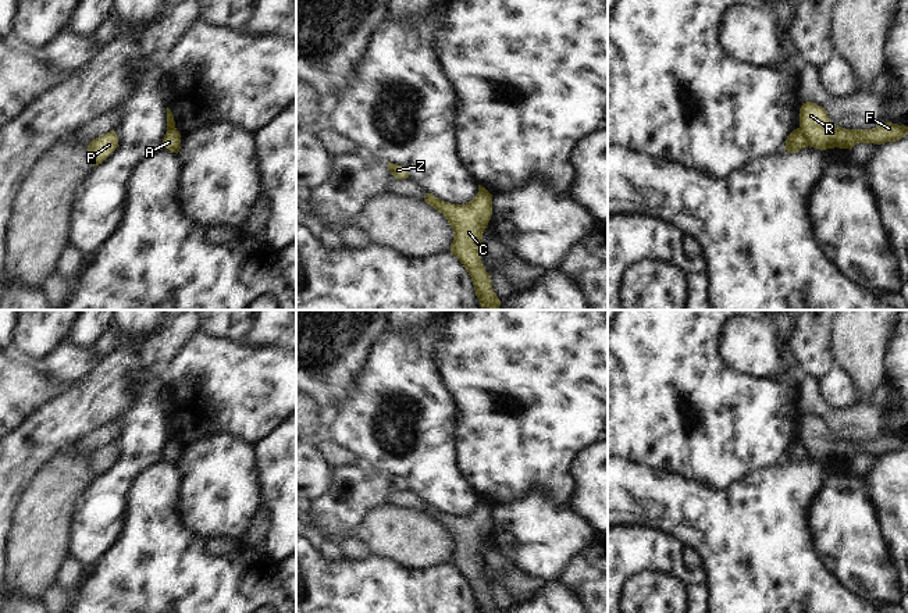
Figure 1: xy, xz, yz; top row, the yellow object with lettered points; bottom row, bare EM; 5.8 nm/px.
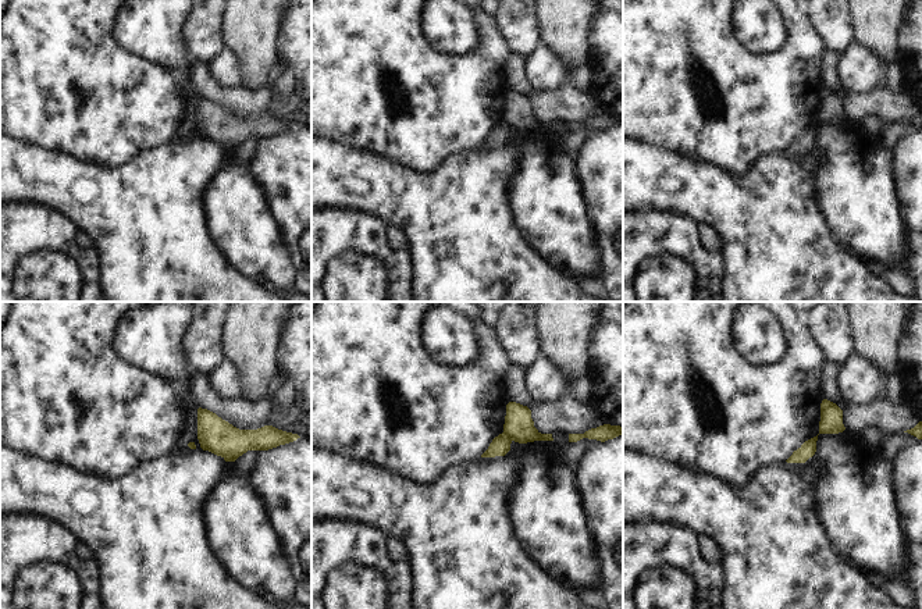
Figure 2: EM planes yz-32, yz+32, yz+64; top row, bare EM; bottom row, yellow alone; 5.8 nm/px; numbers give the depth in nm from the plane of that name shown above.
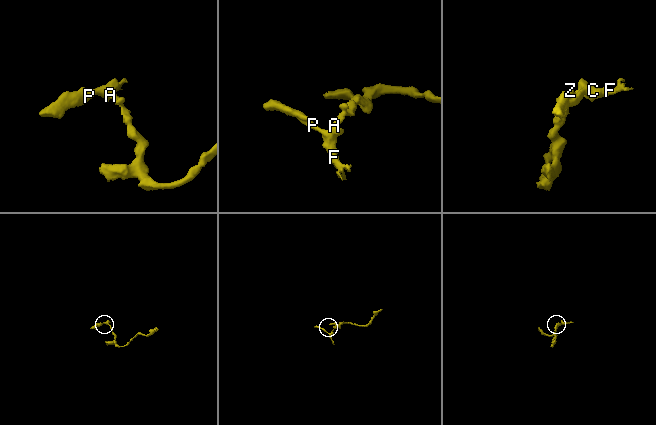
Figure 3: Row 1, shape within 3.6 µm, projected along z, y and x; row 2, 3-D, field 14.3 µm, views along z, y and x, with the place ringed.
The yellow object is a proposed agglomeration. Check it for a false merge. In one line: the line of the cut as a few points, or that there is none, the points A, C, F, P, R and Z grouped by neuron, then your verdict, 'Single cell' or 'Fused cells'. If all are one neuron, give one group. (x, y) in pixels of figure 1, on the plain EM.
Split along yz (798, 439), (808, 456). Groups: A / C F P R Z. Fused cells.

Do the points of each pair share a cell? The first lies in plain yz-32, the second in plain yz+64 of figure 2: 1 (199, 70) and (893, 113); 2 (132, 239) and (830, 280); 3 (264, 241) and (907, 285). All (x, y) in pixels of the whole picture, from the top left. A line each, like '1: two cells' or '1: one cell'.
1: one cell
2: one cell
3: two cells

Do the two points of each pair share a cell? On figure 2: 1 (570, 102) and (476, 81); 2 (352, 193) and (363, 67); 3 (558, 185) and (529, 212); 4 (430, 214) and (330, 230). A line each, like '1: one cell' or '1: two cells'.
1: two cells
2: two cells
3: one cell
4: two cells

